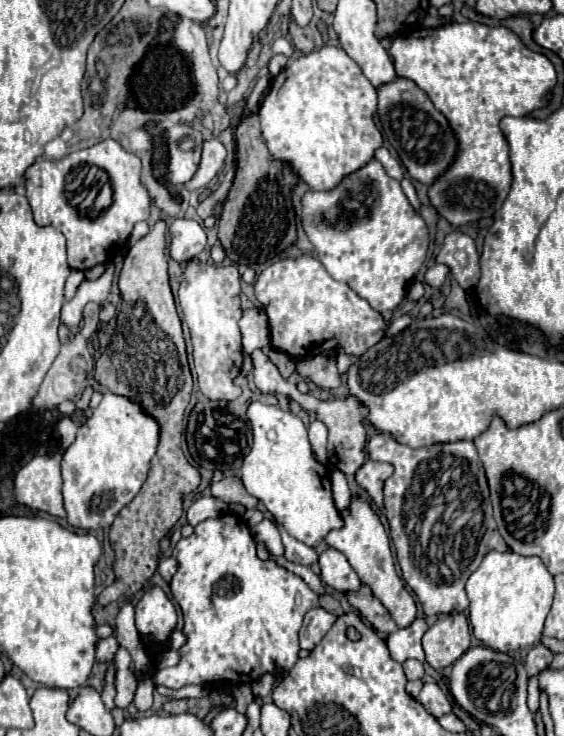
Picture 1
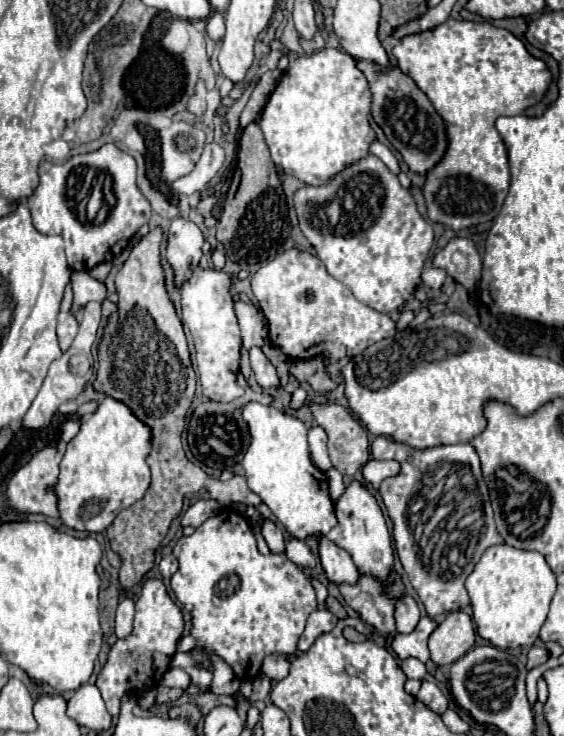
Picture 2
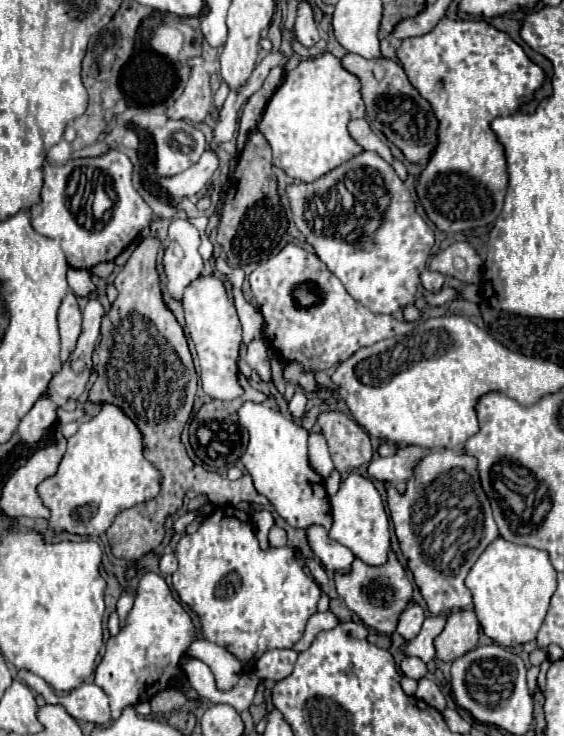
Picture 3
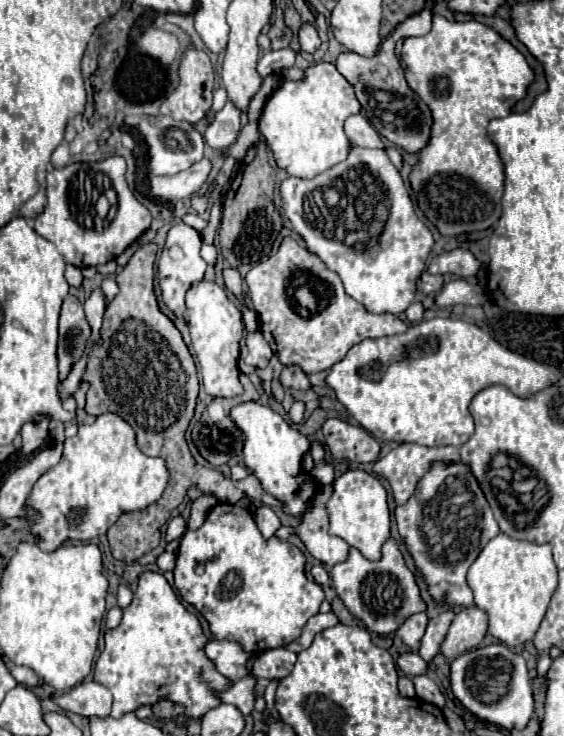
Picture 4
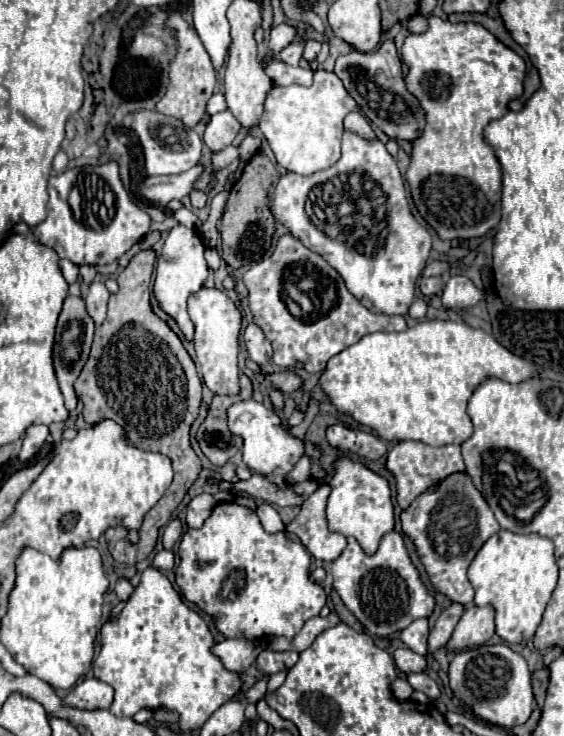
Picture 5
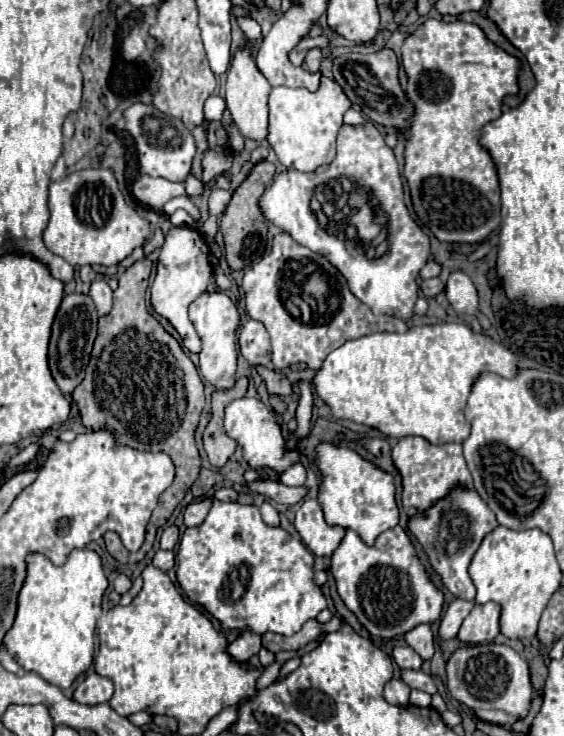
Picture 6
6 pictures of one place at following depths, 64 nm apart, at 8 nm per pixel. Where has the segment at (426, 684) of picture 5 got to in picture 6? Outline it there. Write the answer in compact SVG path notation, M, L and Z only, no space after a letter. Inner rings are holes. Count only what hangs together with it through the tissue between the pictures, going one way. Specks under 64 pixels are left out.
M404 670L402 672L402 680L410 688L416 688L416 690L422 690L422 692L428 692L428 694L436 694L438 692L432 676L426 674L426 672L422 672L422 670Z

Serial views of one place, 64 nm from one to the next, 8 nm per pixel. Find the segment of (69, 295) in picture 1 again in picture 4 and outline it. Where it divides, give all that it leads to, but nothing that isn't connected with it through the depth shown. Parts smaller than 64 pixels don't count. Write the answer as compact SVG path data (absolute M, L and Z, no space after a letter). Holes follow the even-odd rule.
M66 296L60 310L60 340L58 340L58 368L60 380L66 378L70 366L82 356L84 344L90 336L82 304L74 296Z

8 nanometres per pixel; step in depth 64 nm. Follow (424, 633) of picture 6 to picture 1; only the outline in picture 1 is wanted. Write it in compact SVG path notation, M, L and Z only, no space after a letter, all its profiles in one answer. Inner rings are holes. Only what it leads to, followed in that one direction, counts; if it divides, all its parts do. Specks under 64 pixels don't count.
M354 496L352 504L350 504L350 514L344 516L344 528L332 530L326 536L326 544L340 550L348 558L348 562L354 568L354 572L358 574L360 582L372 590L372 594L384 604L384 608L388 608L388 612L392 614L392 618L396 620L396 624L400 628L406 628L416 618L414 598L408 594L400 576L396 574L388 536L384 532L382 522L376 516L376 512L370 508L370 504L366 504Z

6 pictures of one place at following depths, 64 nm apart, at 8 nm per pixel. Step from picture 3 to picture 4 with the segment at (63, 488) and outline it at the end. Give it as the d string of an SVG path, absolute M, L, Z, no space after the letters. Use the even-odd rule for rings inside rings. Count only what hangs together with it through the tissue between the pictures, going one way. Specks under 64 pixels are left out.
M114 412L100 414L92 424L80 426L74 438L66 438L62 460L34 484L28 504L38 510L38 516L28 518L30 532L40 538L38 546L42 550L56 550L66 538L98 538L122 512L154 504L166 484L164 460L140 452L132 426Z

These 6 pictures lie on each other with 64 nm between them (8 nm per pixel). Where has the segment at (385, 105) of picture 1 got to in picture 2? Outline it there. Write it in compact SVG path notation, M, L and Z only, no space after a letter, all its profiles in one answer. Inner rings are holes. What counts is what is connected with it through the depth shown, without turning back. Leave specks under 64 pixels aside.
M358 62L358 68L366 74L372 92L372 118L386 134L388 142L402 154L408 168L420 176L426 176L446 154L448 136L440 114L434 110L432 102L412 78L404 76L396 66L388 72L380 72L378 66L368 62Z

